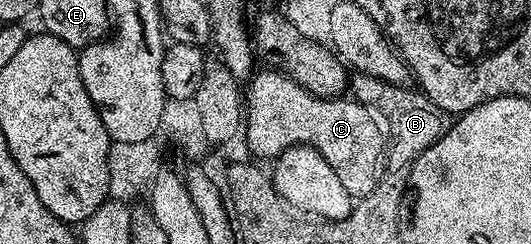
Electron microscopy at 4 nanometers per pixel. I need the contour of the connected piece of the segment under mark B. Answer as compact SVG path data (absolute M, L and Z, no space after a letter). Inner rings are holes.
M355 72L349 78L351 98L370 109L386 113L392 125L392 155L400 155L400 165L418 153L430 141L437 141L440 136L440 118L444 113L427 96L410 87L386 82L368 74Z

